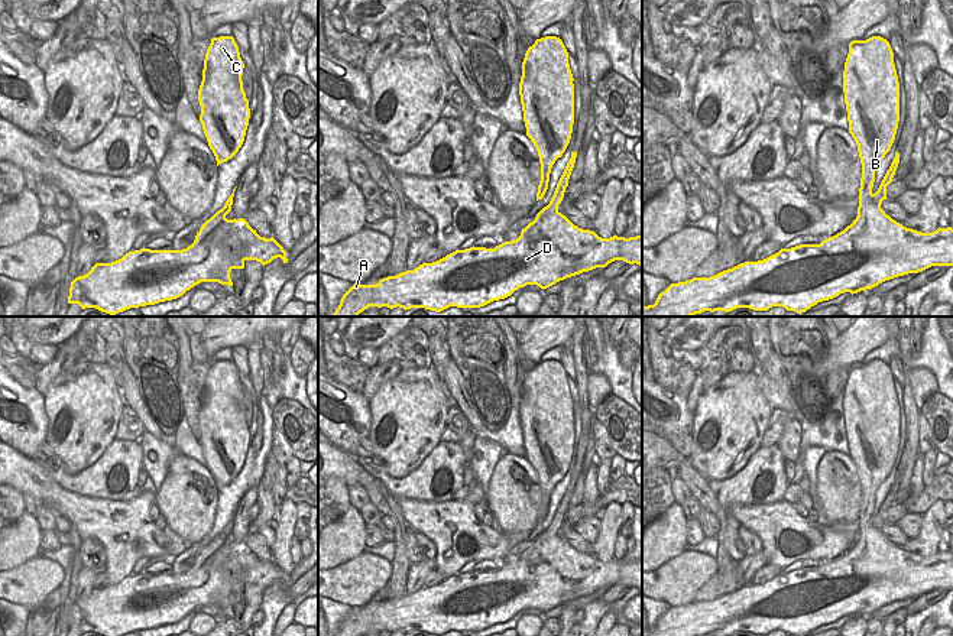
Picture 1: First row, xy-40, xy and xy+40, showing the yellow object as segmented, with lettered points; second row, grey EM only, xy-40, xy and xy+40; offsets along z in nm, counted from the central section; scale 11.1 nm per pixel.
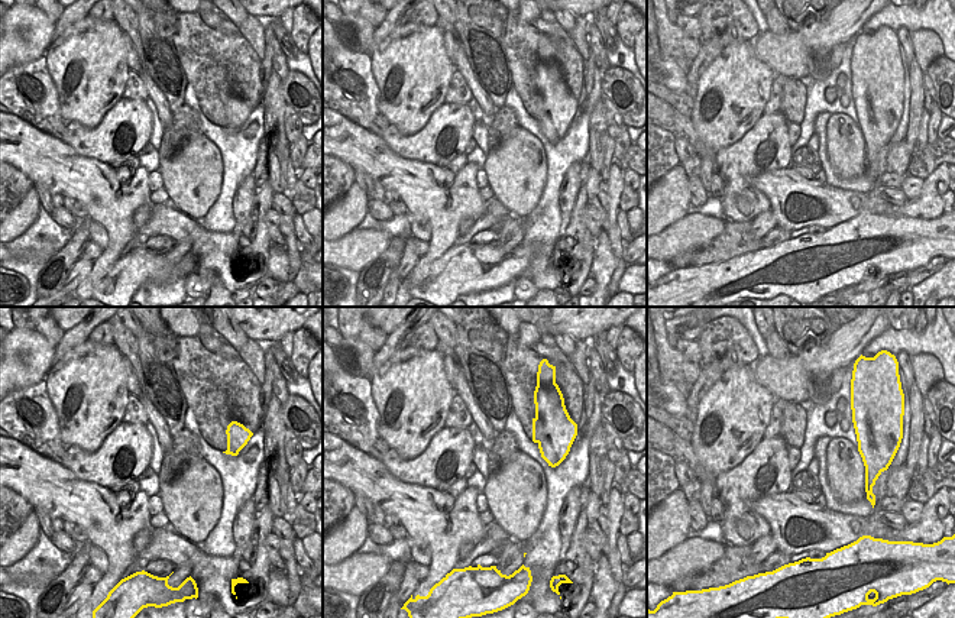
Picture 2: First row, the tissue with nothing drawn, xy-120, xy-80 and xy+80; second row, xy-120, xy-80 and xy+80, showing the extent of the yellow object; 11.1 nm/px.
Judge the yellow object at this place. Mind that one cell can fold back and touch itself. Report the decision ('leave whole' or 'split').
leave whole

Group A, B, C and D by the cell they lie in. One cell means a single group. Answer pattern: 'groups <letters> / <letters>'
groups A B C D

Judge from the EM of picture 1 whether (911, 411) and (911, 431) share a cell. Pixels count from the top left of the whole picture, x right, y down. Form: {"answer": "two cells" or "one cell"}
{"answer": "one cell"}

